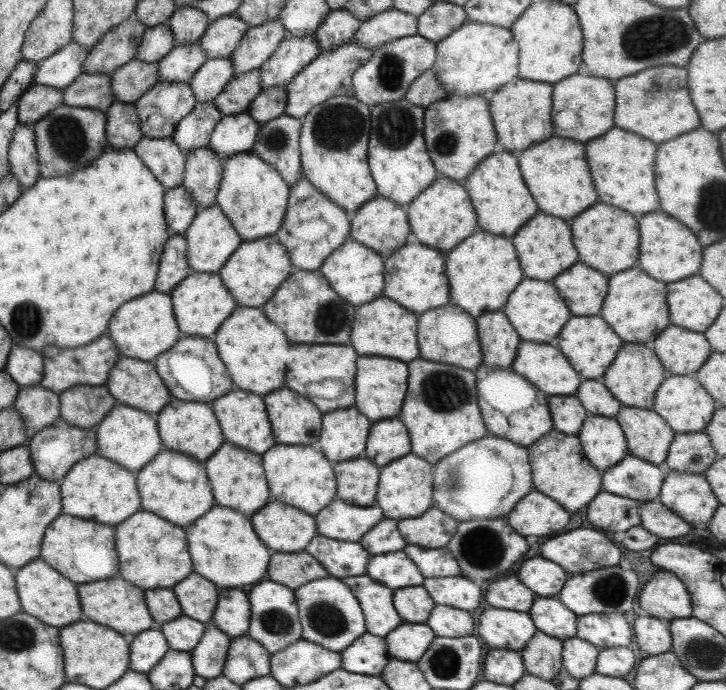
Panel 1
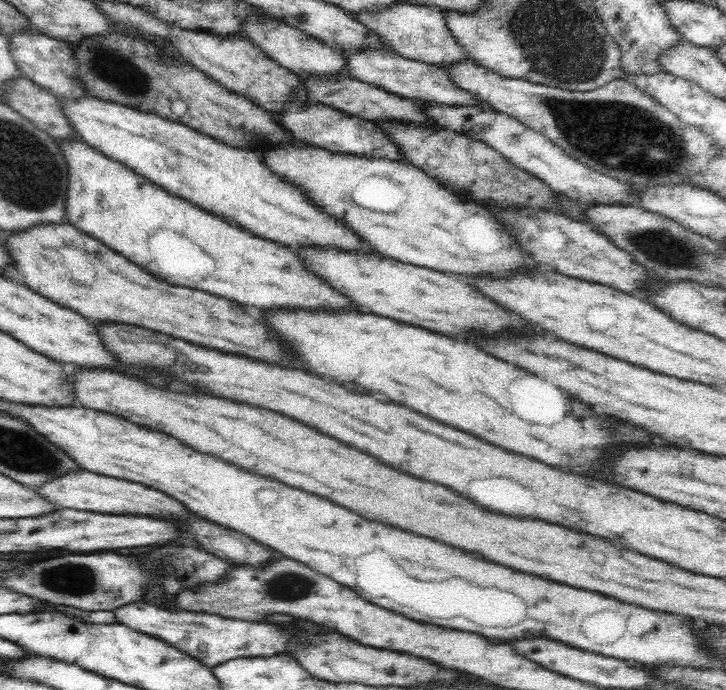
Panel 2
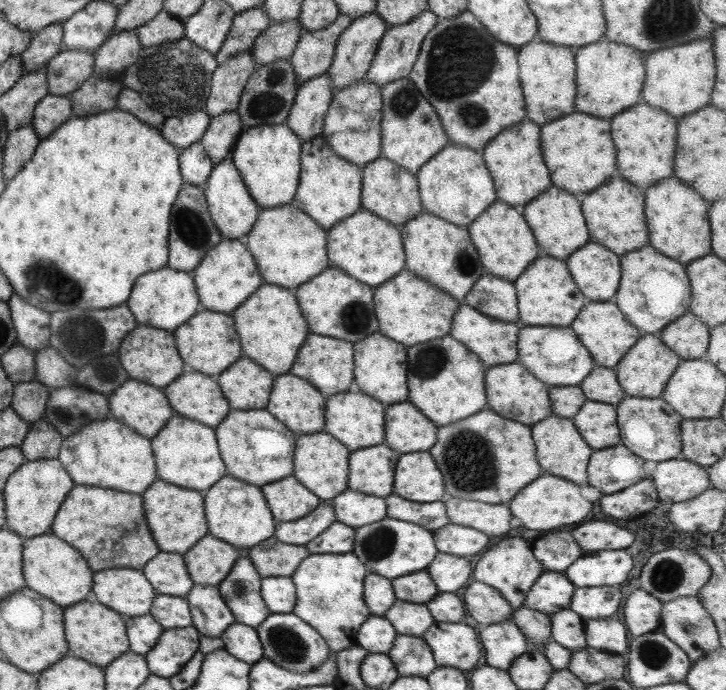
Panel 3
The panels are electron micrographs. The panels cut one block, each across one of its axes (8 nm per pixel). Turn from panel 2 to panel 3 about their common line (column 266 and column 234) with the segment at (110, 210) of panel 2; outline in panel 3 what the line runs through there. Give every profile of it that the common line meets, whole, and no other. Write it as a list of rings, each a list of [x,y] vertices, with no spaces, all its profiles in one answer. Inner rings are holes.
[[[225,238],[210,248],[190,273],[200,309],[227,315],[231,314],[261,284],[259,271],[244,242],[231,242]]]

